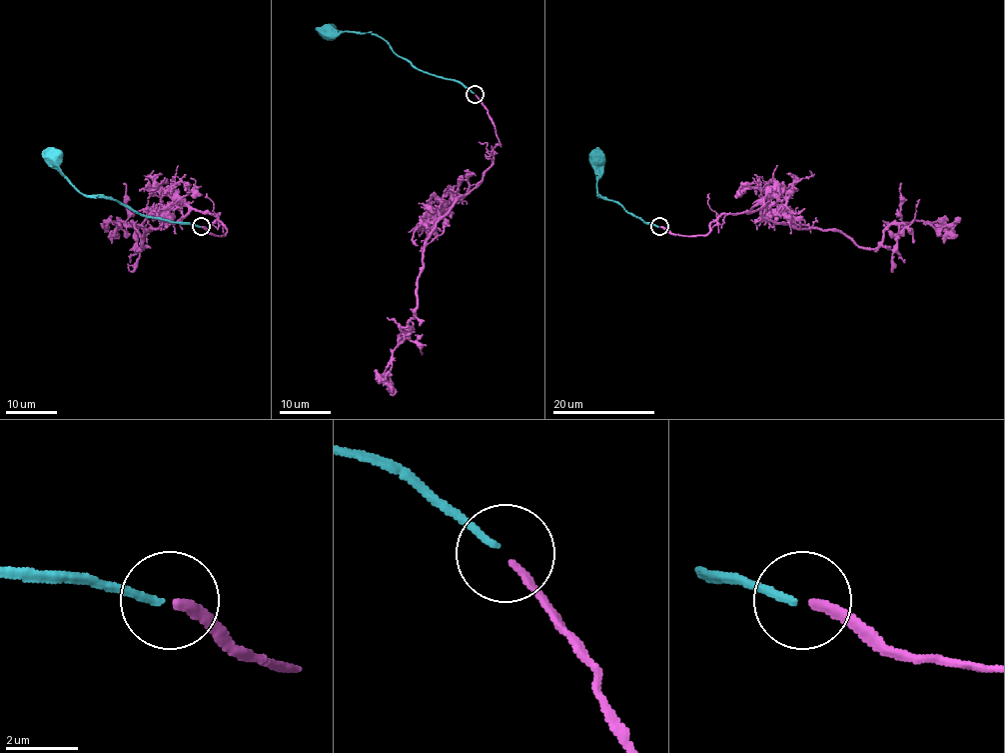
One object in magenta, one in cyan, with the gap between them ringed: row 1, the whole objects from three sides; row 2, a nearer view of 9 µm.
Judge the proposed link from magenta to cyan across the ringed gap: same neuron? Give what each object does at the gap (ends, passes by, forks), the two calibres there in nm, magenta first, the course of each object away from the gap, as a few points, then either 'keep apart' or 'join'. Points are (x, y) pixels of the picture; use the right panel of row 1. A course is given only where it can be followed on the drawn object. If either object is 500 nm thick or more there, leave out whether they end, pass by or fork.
magenta ends | cyan ends | 240/200 nm | magenta via (660, 226), (705, 235), (722, 214), (758, 209), (876, 248), (891, 225), (936, 228), (961, 218) | cyan via (658, 226), (633, 216), (619, 204), (597, 196), (597, 148) | keep apart

